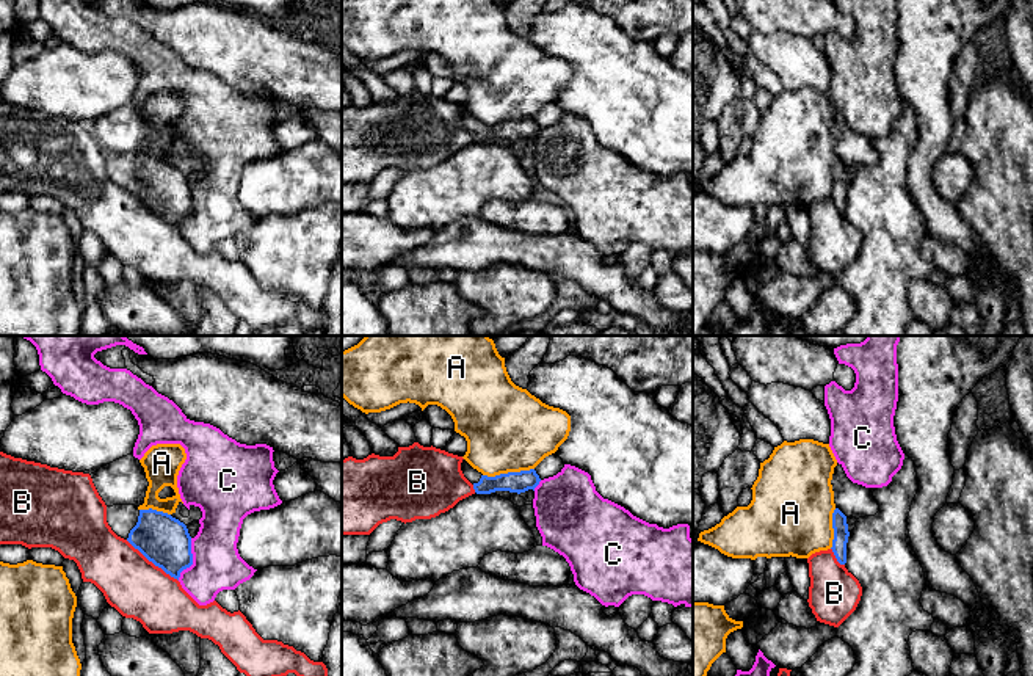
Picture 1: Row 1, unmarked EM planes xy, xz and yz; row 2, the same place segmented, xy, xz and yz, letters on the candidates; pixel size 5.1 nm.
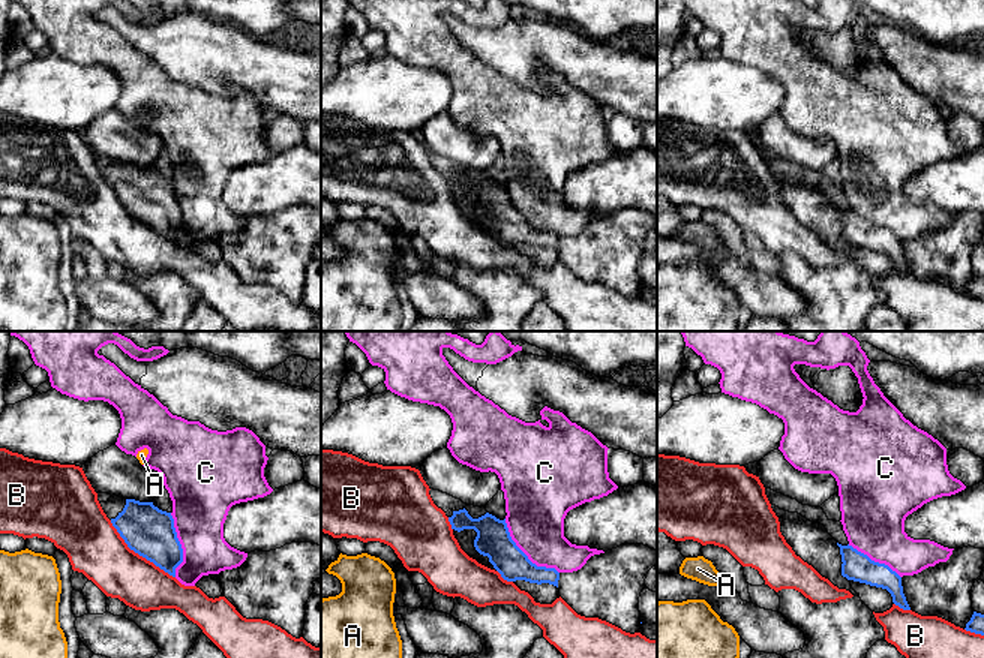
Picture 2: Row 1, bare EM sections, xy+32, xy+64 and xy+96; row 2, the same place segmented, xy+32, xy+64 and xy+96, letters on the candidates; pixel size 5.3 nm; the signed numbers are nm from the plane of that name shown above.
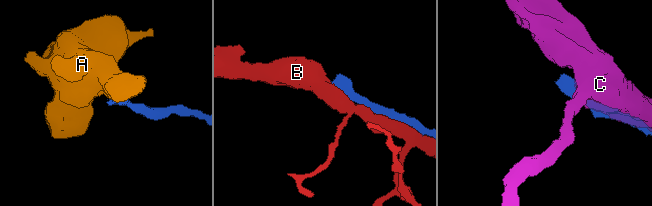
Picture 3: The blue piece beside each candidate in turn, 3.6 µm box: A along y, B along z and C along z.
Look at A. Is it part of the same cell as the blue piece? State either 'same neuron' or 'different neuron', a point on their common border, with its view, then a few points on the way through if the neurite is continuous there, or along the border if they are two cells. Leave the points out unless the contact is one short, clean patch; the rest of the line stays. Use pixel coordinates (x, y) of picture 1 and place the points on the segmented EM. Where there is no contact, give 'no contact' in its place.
different neuron; contact xz (508, 472); border xz (533, 468), (483, 476)

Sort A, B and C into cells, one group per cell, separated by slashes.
A / B / C

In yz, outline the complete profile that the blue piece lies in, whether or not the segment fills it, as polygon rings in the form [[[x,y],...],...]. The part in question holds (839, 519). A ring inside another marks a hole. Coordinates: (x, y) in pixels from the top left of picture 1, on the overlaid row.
[[[835,508],[832,513],[832,529],[834,529],[834,540],[832,540],[832,552],[840,565],[846,563],[846,543],[848,543],[848,524],[846,516]]]

